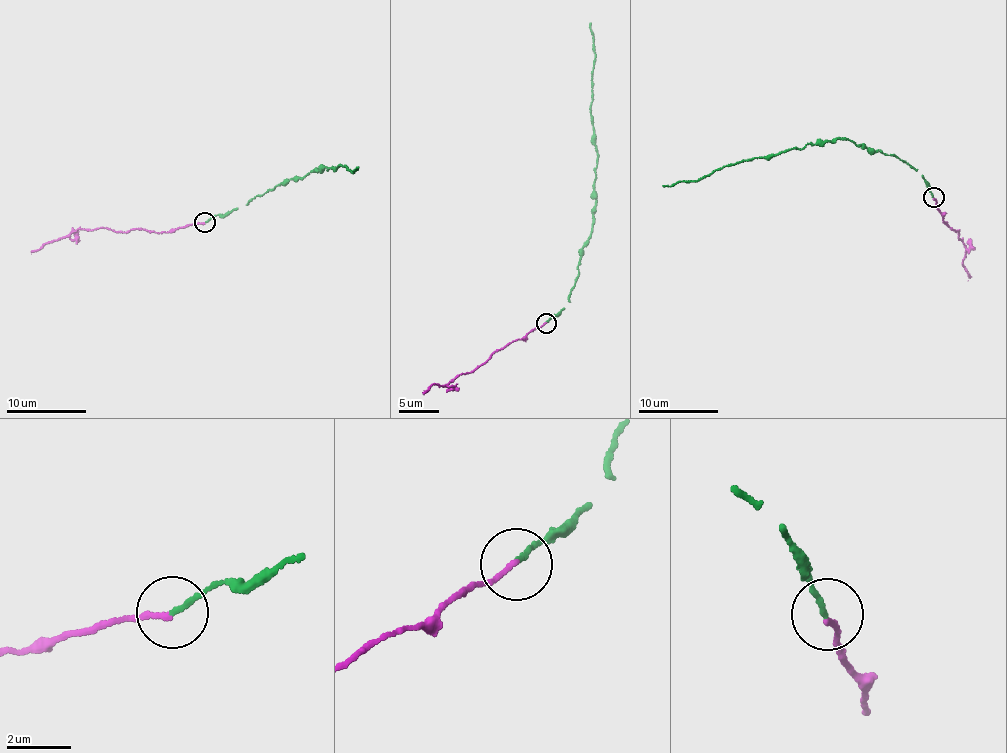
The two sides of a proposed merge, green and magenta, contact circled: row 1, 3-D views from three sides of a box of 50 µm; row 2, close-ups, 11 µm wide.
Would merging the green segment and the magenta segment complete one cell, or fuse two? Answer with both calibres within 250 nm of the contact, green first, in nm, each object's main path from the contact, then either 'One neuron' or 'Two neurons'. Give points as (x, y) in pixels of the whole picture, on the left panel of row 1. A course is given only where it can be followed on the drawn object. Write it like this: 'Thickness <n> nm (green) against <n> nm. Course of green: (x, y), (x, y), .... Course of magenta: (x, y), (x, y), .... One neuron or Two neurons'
Thickness 160 nm (green) against 140 nm. Course of green: (204, 222), (287, 179), (300, 178), (317, 168), (335, 169), (341, 164), (353, 172), (357, 167). Course of magenta: (204, 222), (187, 224), (169, 232), (117, 232), (107, 228), (76, 230), (63, 238), (31, 250), (31, 254). Two neurons

